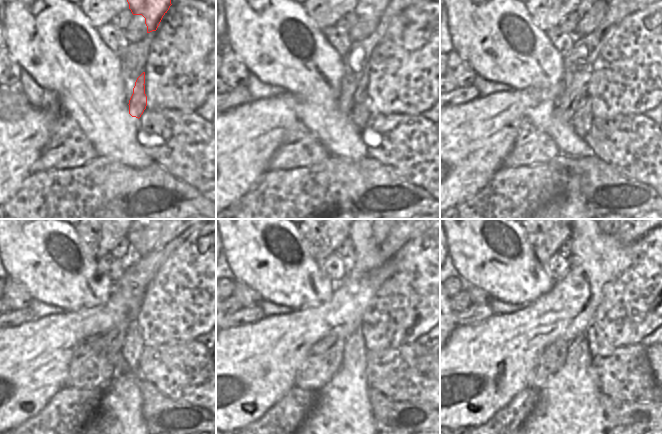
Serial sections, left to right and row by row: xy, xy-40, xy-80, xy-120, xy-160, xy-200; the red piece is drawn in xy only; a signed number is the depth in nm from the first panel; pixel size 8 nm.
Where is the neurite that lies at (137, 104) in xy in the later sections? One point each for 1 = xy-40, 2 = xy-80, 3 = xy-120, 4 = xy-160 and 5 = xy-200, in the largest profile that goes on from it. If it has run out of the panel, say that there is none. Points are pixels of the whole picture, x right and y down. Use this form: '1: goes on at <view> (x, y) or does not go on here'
1: goes on at xy-40 (360, 112)
2: goes on at xy-80 (581, 120)
3: goes on at xy-120 (118, 422)
4: goes on at xy-160 (341, 422)
5: goes on at xy-200 (567, 422)

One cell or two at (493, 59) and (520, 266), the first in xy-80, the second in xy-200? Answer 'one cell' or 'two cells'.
one cell

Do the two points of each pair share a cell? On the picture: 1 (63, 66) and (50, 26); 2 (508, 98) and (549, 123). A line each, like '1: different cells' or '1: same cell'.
1: same cell
2: different cells

